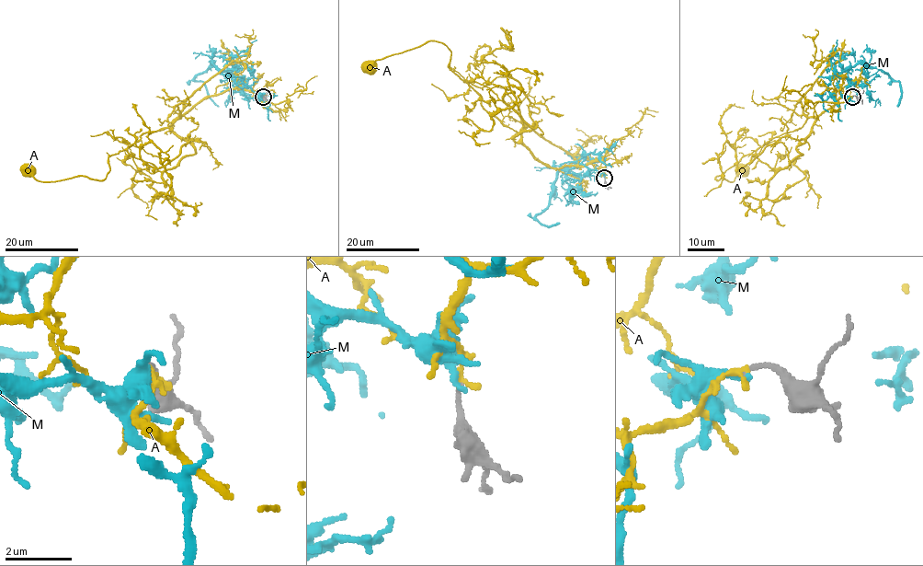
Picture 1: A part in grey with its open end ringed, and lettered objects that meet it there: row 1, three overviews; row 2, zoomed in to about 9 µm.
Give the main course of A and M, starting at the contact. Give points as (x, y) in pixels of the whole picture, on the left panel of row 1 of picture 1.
A: (263, 96), (227, 88), (202, 98), (112, 155), (102, 180), (39, 181), (29, 170)
M: (263, 96), (246, 97), (235, 79), (222, 75), (212, 63), (195, 79), (202, 82), (207, 95), (218, 106)

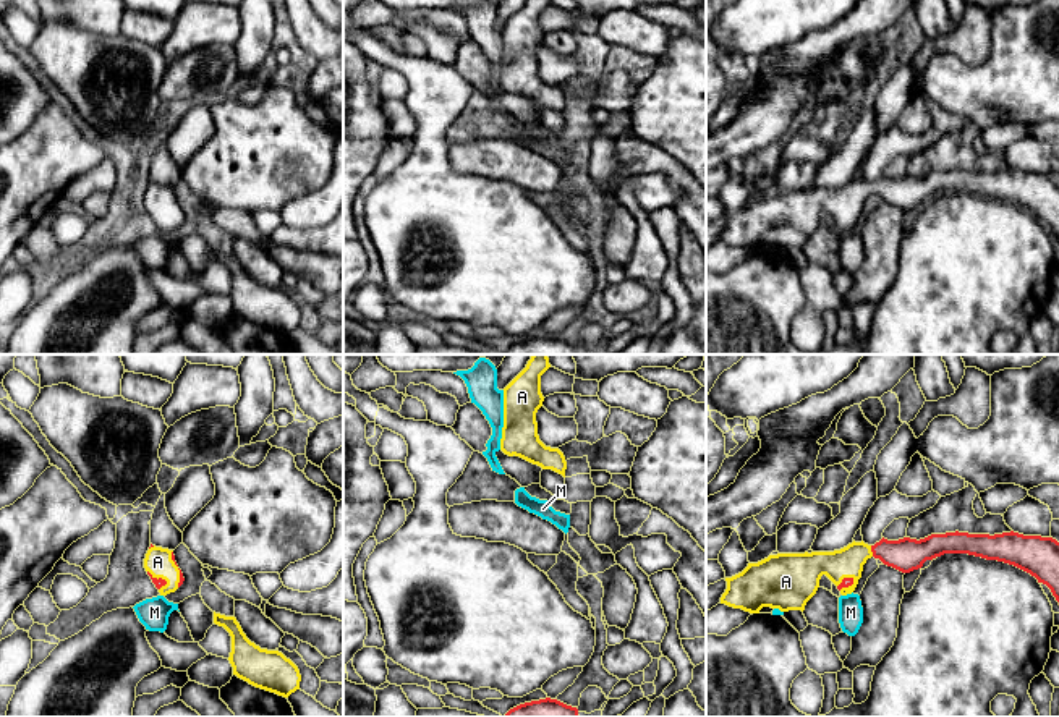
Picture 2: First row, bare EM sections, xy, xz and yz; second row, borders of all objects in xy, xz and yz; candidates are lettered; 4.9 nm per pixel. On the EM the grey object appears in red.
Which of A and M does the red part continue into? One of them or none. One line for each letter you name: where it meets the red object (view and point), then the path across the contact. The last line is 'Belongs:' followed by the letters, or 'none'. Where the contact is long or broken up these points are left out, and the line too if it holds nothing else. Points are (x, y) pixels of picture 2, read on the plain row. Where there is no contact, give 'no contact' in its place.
A: meets red in yz at (871, 188); runs through yz (905, 193), (871, 188), (859, 190), (847, 199)
Belongs: A

